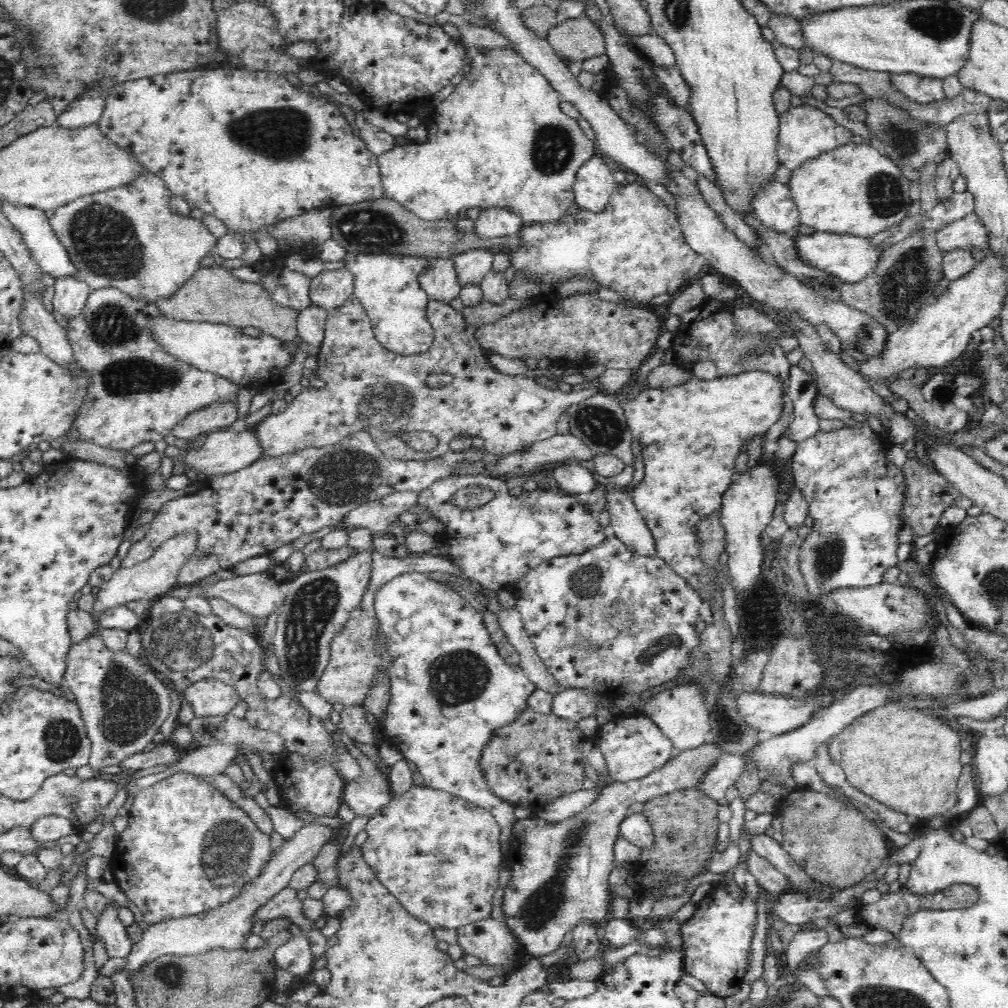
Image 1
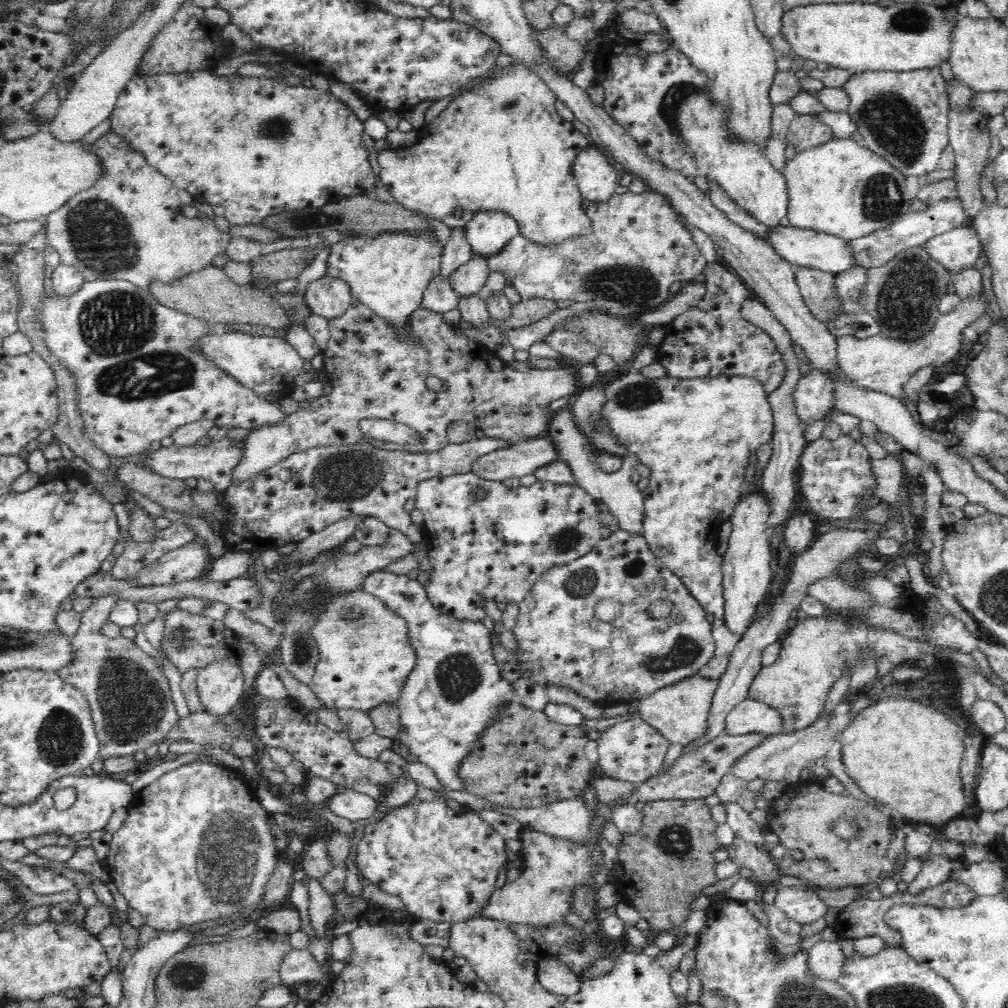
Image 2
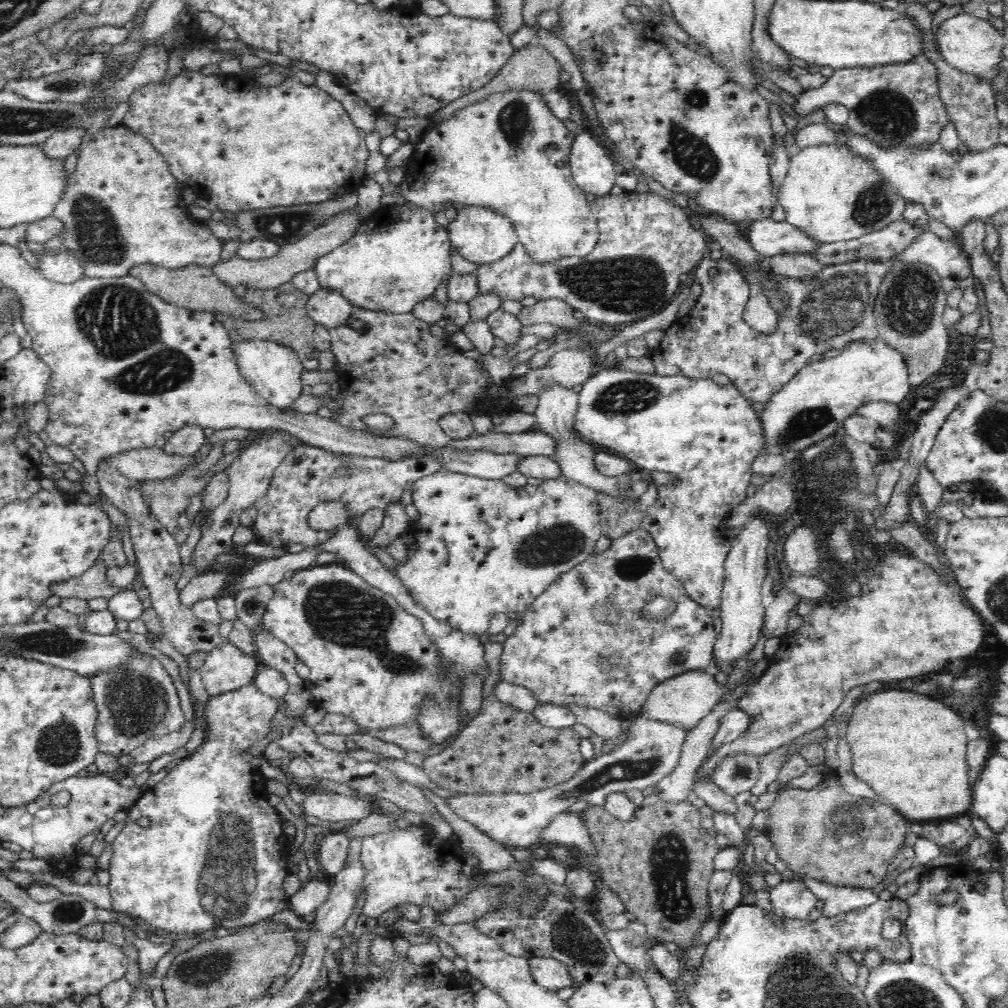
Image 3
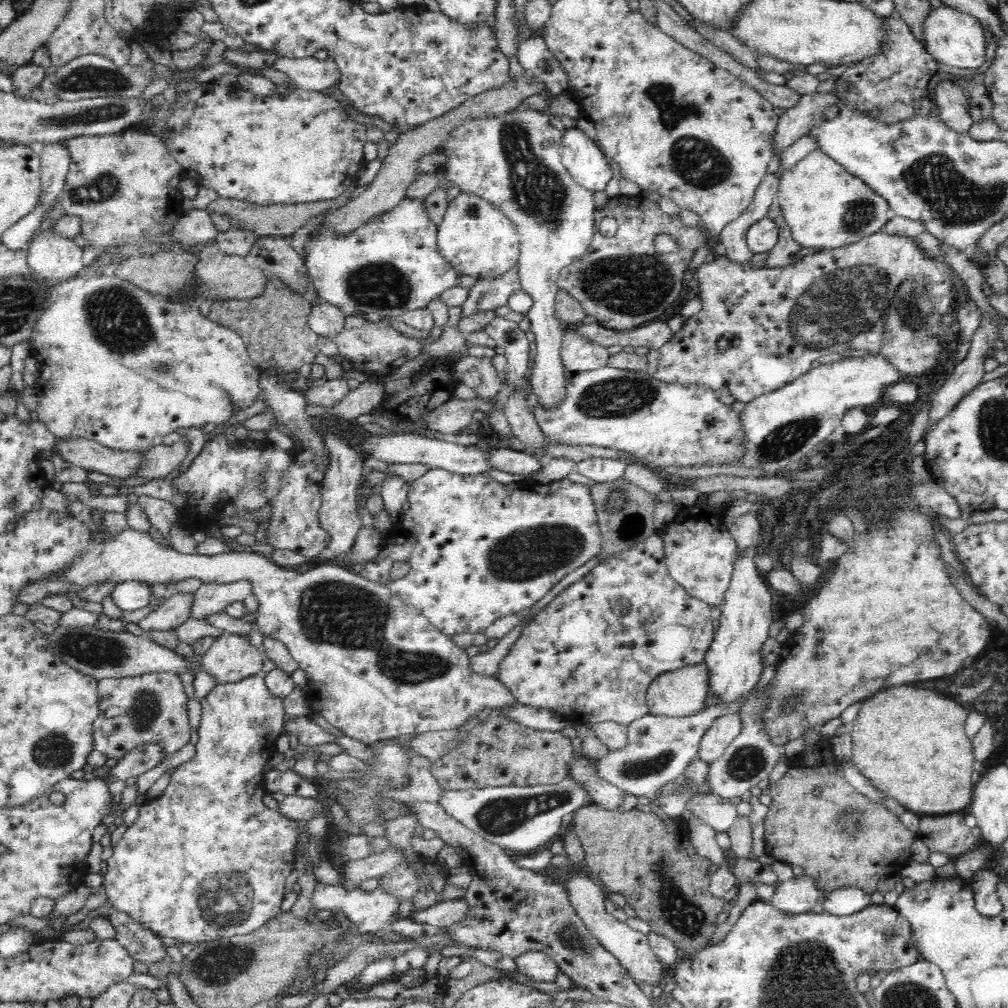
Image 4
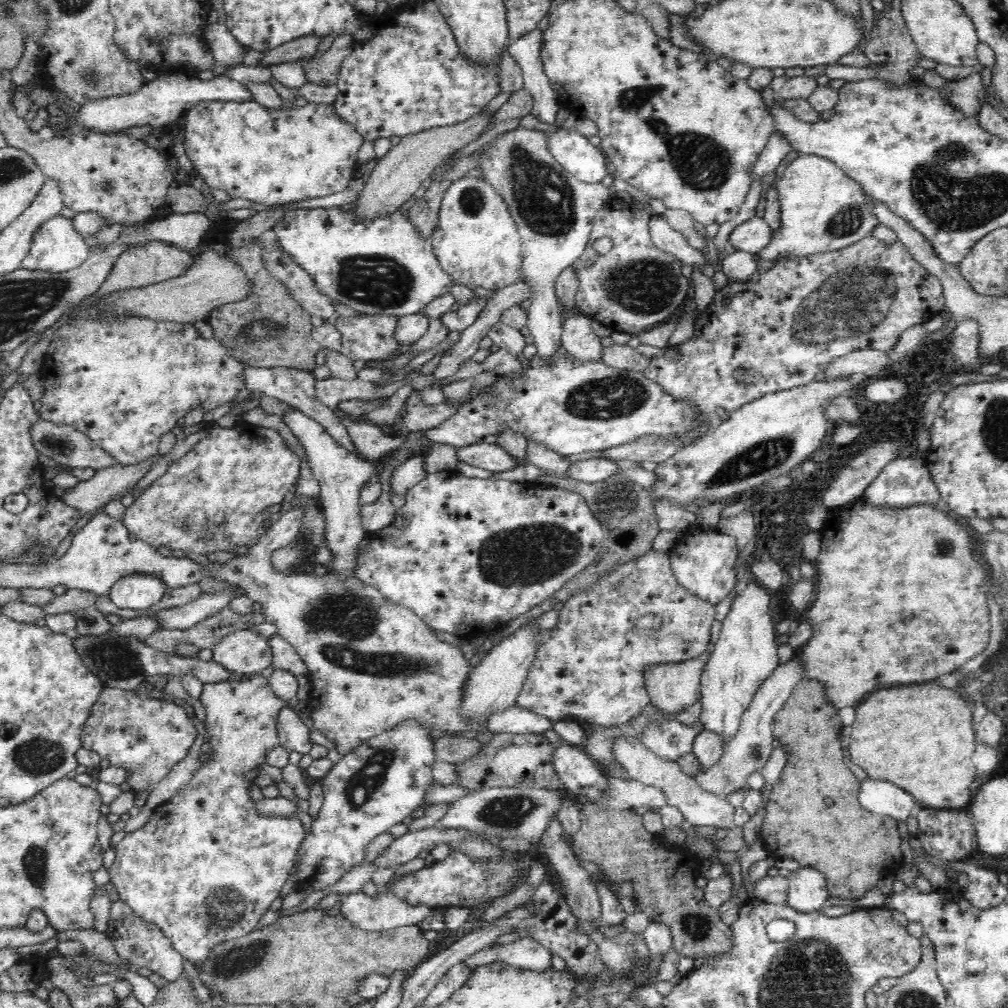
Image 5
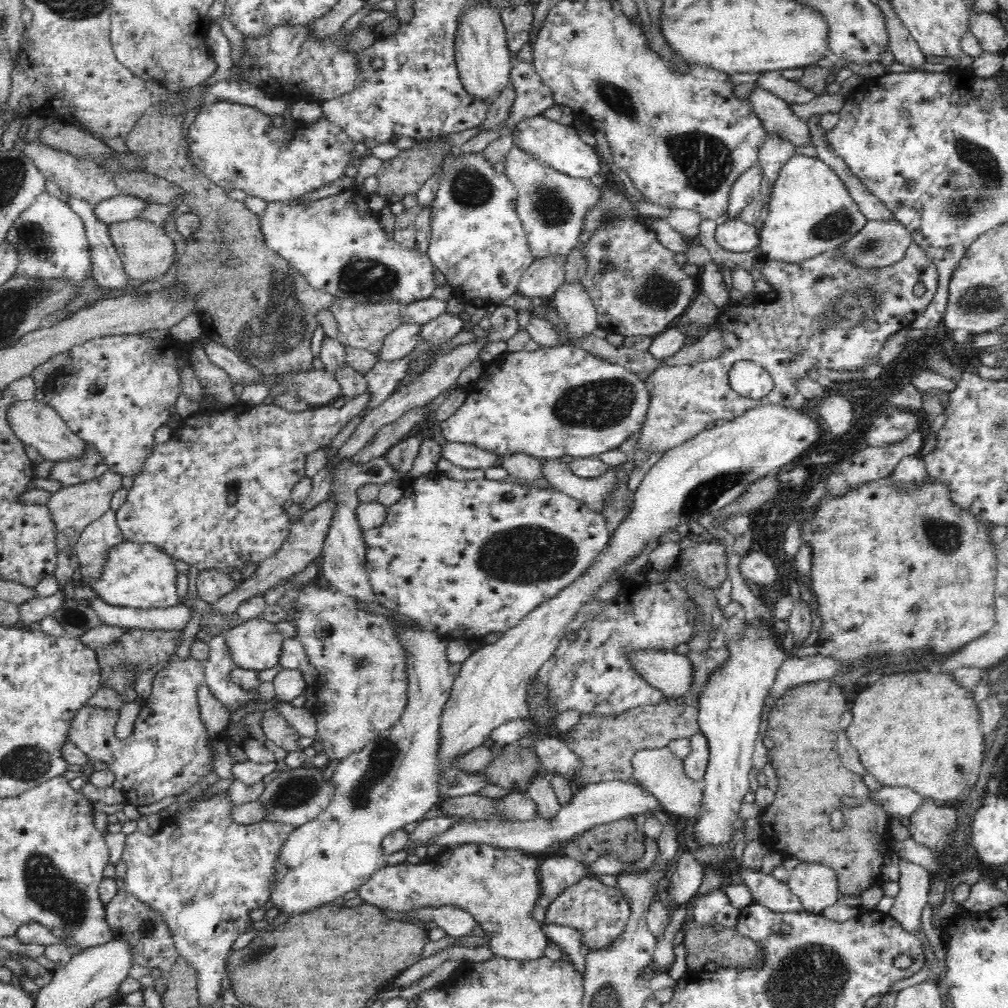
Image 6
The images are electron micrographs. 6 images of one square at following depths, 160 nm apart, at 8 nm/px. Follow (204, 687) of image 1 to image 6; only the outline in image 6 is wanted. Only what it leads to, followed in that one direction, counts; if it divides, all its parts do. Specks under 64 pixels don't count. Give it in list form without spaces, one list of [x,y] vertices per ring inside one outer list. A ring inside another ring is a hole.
[[[259,618],[246,620],[233,629],[227,630],[223,634],[226,647],[228,647],[228,655],[230,660],[236,667],[246,670],[262,671],[268,668],[274,668],[280,652],[282,652],[283,636],[275,629],[275,624],[264,622]]]

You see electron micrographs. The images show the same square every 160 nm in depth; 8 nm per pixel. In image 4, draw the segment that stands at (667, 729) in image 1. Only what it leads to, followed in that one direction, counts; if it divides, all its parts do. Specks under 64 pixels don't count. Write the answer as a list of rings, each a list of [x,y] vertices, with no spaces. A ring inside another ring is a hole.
[[[704,662],[667,672],[652,681],[647,690],[648,715],[660,715],[661,717],[692,716],[692,714],[704,710],[704,698],[708,692],[710,692],[710,671]]]

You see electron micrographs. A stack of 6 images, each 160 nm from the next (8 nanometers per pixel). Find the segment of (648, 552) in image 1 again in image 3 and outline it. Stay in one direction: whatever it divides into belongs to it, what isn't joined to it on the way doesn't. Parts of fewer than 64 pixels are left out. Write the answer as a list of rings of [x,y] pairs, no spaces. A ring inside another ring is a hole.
[[[549,386],[549,388],[539,397],[538,406],[534,412],[540,431],[556,441],[556,452],[553,459],[560,465],[563,475],[573,481],[578,482],[586,488],[595,490],[598,494],[605,494],[612,498],[620,498],[626,505],[634,505],[639,499],[633,495],[632,480],[630,471],[619,476],[609,477],[596,467],[595,453],[592,444],[586,441],[575,428],[575,420],[578,413],[579,394],[578,390],[565,390],[562,386]]]

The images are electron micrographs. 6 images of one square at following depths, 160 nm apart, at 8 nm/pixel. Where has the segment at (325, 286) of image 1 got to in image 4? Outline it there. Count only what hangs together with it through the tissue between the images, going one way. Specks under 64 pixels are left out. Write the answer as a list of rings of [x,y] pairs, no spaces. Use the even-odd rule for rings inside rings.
[[[320,300],[311,305],[307,323],[315,336],[334,338],[343,329],[345,320],[346,316],[338,306]]]

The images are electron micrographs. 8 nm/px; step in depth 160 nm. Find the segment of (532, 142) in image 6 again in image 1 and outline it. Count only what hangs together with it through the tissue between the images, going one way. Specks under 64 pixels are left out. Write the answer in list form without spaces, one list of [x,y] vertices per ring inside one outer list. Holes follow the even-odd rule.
[[[594,155],[582,166],[573,184],[574,202],[592,214],[604,212],[617,183],[602,158]]]

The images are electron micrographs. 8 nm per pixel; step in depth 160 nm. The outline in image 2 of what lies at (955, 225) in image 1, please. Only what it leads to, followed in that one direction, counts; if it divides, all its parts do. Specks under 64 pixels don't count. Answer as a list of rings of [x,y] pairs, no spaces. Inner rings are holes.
[[[967,224],[930,238],[924,246],[951,273],[972,267],[984,252],[977,230]]]

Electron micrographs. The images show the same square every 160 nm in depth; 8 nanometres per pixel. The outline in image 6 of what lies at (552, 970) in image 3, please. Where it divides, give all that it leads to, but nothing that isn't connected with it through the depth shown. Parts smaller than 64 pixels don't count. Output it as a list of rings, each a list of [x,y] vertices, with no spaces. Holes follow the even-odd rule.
[[[468,844],[458,848],[448,848],[432,858],[429,863],[402,863],[384,866],[382,870],[369,877],[368,882],[359,889],[359,897],[367,904],[380,910],[392,910],[408,913],[425,907],[454,906],[470,912],[485,933],[492,935],[490,950],[494,957],[513,961],[539,961],[544,957],[548,940],[542,931],[542,925],[530,917],[535,900],[541,893],[539,865],[534,855],[520,850],[503,850],[487,845]]]

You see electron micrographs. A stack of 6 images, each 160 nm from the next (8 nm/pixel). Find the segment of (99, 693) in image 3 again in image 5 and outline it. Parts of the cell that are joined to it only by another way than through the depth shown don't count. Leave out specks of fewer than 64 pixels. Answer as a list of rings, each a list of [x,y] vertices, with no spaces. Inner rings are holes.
[[[156,678],[142,680],[140,686],[130,690],[104,685],[84,724],[82,746],[96,751],[112,766],[126,767],[130,771],[127,782],[133,792],[140,789],[152,792],[172,767],[188,754],[198,736],[194,719],[183,705],[176,704],[174,698],[150,696],[154,686],[158,688],[155,681]]]

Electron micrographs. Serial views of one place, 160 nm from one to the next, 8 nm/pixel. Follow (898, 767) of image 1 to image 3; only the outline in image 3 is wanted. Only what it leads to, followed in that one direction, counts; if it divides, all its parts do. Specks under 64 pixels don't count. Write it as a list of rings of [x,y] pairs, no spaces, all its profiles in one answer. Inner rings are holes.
[[[888,690],[888,692],[878,692],[872,696],[864,697],[860,700],[850,712],[852,718],[847,724],[845,738],[850,745],[852,751],[852,766],[853,772],[858,779],[863,780],[870,788],[876,792],[878,798],[883,802],[892,802],[896,810],[910,822],[928,822],[933,820],[948,819],[954,816],[967,814],[970,811],[973,802],[971,784],[968,784],[968,766],[966,766],[966,734],[964,734],[964,720],[950,710],[948,706],[944,706],[942,702],[930,700],[922,694],[914,694],[914,692],[900,692],[900,690]]]

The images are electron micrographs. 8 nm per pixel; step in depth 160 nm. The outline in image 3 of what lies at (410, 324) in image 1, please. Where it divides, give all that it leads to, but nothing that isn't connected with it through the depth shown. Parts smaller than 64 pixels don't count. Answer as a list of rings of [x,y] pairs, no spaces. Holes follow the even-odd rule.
[[[406,202],[401,206],[384,206],[381,213],[359,223],[355,233],[346,242],[319,258],[313,270],[320,287],[340,290],[354,307],[385,313],[405,313],[413,312],[418,303],[435,294],[435,288],[442,279],[450,278],[450,274],[454,273],[451,257],[447,227],[438,224],[434,214]]]

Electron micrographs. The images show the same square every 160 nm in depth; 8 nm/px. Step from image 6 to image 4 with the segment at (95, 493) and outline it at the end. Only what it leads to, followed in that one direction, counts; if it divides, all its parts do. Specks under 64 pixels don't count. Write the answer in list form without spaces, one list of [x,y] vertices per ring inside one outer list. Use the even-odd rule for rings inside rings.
[[[182,436],[178,442],[165,446],[160,444],[146,451],[146,460],[142,466],[140,476],[143,478],[160,478],[164,477],[182,464],[186,454],[190,452],[190,440],[188,436]]]

